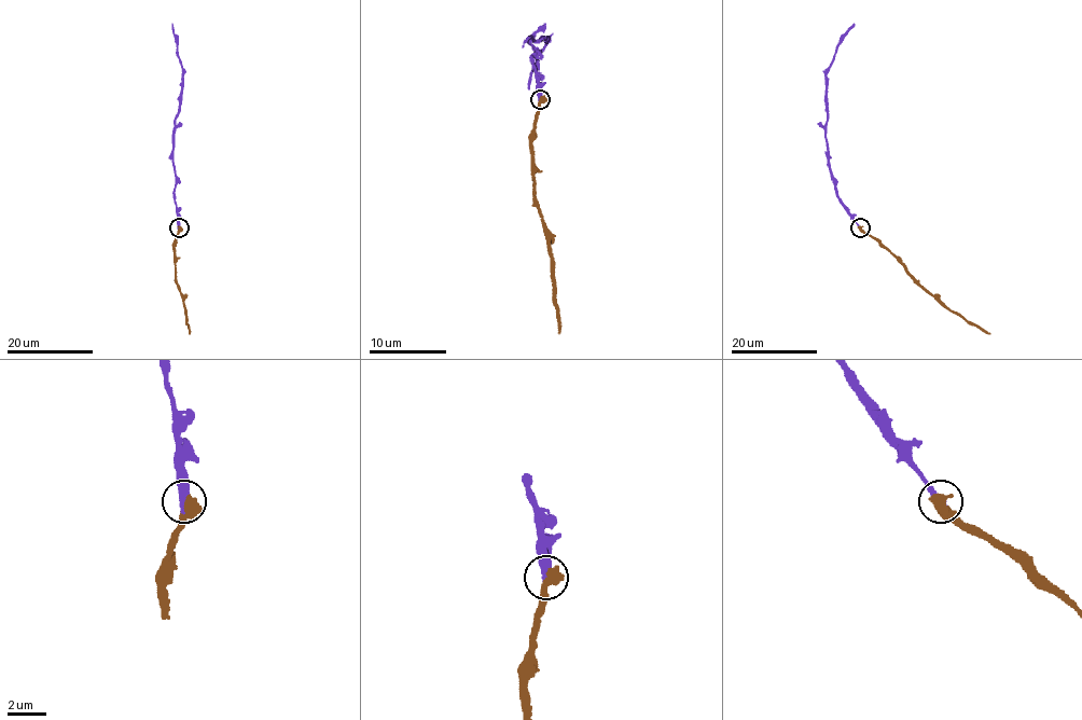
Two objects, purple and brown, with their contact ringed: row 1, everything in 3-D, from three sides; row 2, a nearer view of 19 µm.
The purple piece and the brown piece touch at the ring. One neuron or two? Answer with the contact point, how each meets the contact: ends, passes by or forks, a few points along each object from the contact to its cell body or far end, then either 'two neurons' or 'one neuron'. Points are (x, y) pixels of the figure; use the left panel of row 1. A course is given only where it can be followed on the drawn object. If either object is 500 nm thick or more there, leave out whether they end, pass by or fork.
at (179, 227); purple runs (179, 227), (172, 141), (182, 65), (172, 23); brown runs (179, 227), (175, 247), (176, 282), (183, 298), (189, 333); one neuron

